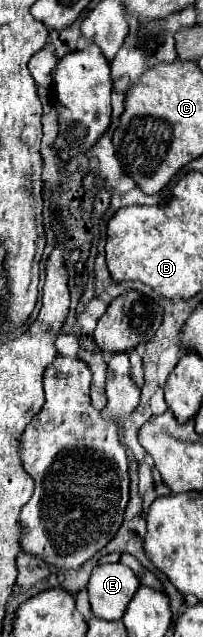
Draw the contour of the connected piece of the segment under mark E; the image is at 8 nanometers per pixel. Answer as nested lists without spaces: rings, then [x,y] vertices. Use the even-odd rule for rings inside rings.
[[[123,563],[95,567],[87,585],[93,615],[105,621],[121,619],[137,587],[139,579]]]

